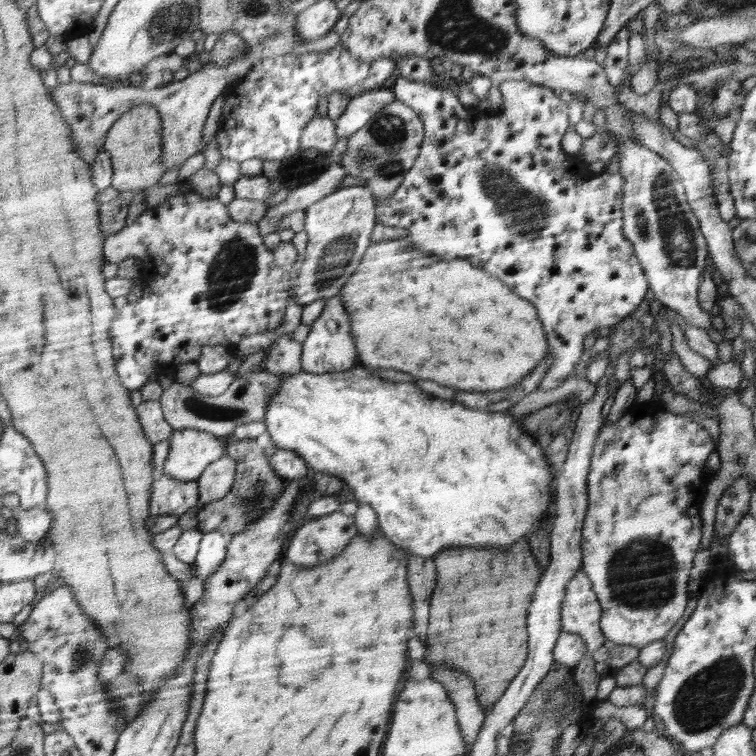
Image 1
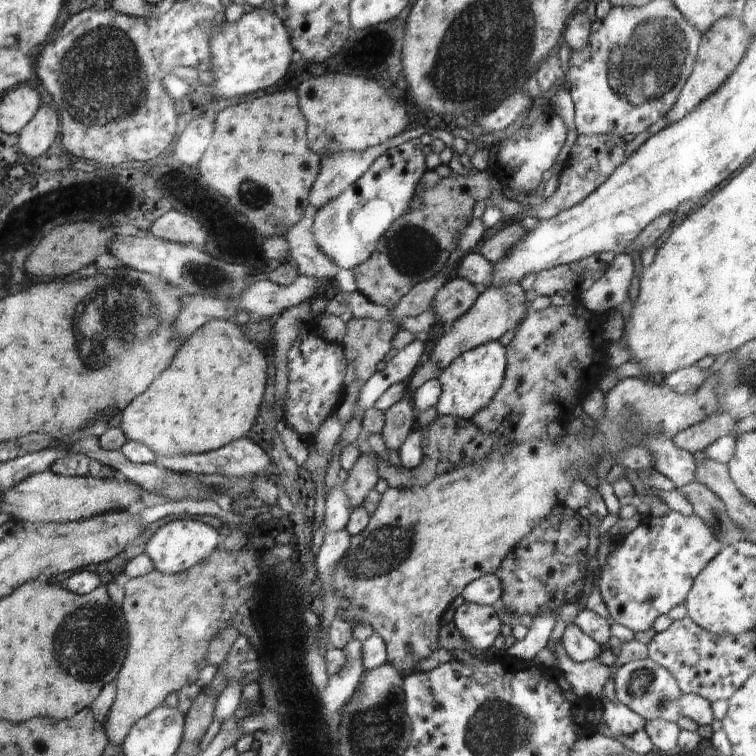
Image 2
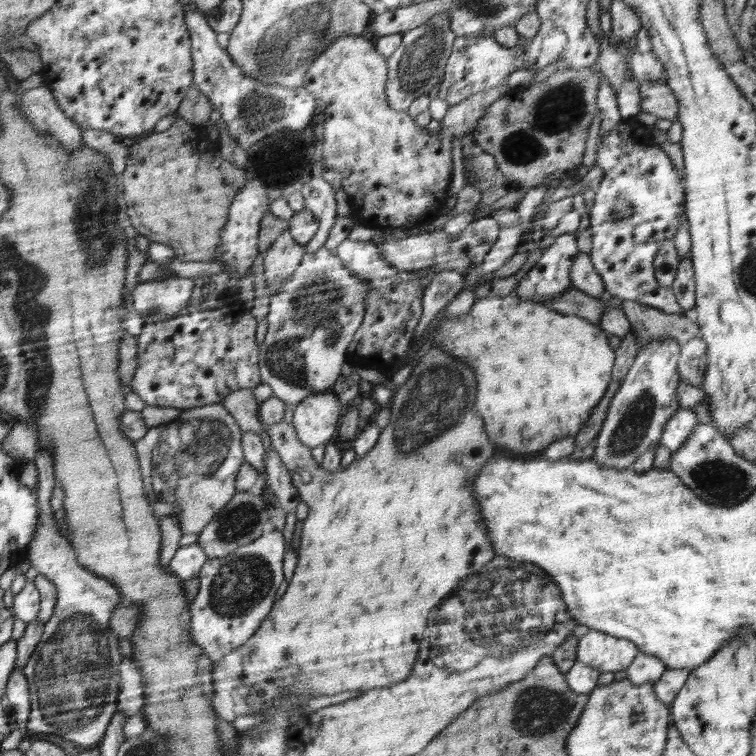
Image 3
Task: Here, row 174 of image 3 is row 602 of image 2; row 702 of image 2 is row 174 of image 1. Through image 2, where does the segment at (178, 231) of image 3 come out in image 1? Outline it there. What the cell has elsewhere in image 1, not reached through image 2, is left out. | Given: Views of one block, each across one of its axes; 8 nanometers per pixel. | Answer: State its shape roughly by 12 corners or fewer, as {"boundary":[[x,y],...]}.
{"boundary":[[144,103],[106,133],[111,186],[148,188],[164,174],[162,115]]}

